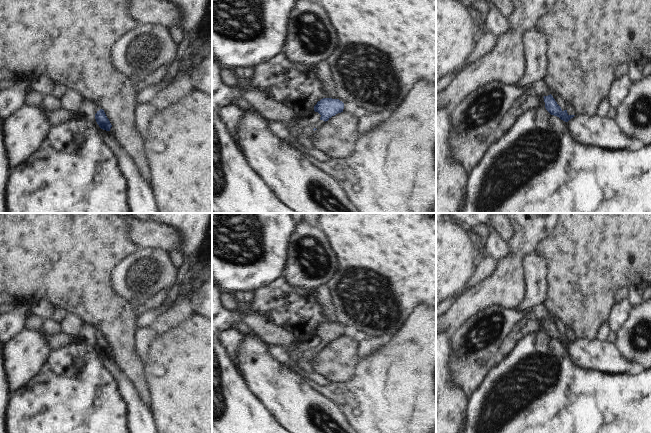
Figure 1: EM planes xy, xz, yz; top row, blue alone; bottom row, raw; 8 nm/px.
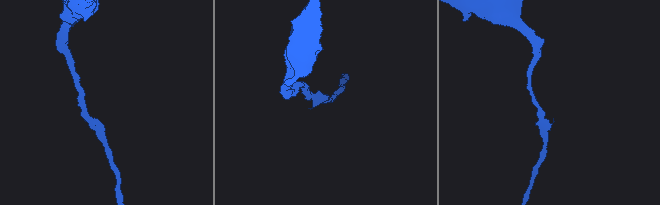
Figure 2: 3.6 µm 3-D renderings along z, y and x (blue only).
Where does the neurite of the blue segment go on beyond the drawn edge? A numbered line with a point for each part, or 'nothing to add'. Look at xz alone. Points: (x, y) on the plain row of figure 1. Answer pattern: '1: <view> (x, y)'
1: xz (308, 355)

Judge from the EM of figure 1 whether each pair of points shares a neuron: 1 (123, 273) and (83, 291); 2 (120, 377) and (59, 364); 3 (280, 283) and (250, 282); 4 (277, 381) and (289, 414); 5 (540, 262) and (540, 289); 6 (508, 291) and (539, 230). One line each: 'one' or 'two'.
1: two
2: two
3: two
4: one
5: one
6: one

